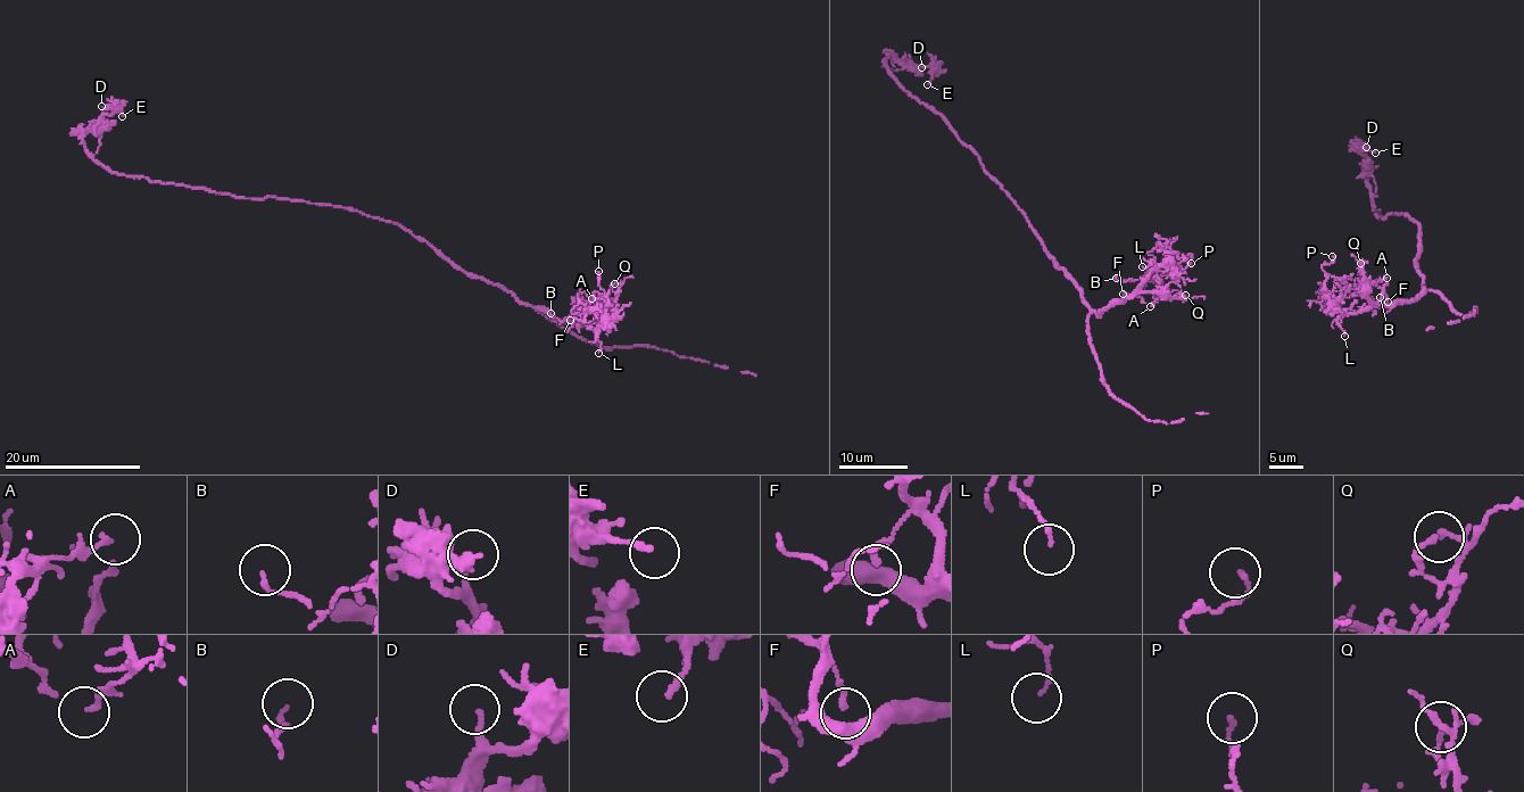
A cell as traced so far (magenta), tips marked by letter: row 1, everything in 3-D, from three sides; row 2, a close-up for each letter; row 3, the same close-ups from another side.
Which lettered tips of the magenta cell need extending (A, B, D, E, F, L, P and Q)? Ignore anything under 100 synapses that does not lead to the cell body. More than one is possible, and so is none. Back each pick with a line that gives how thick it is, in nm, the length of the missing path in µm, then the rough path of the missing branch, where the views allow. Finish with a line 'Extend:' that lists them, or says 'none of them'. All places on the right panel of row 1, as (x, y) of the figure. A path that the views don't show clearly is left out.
Extend: none of them

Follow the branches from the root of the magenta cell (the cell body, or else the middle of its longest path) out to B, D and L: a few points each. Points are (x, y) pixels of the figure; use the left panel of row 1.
B: (410, 232), (520, 300), (558, 320), (578, 323), (582, 318), (578, 303), (579, 310), (562, 321), (551, 313)
D: (410, 232), (346, 207), (268, 195), (234, 198), (118, 175), (93, 158), (83, 139), (101, 106)
L: (410, 232), (520, 300), (558, 320), (589, 322), (598, 331), (598, 353)

